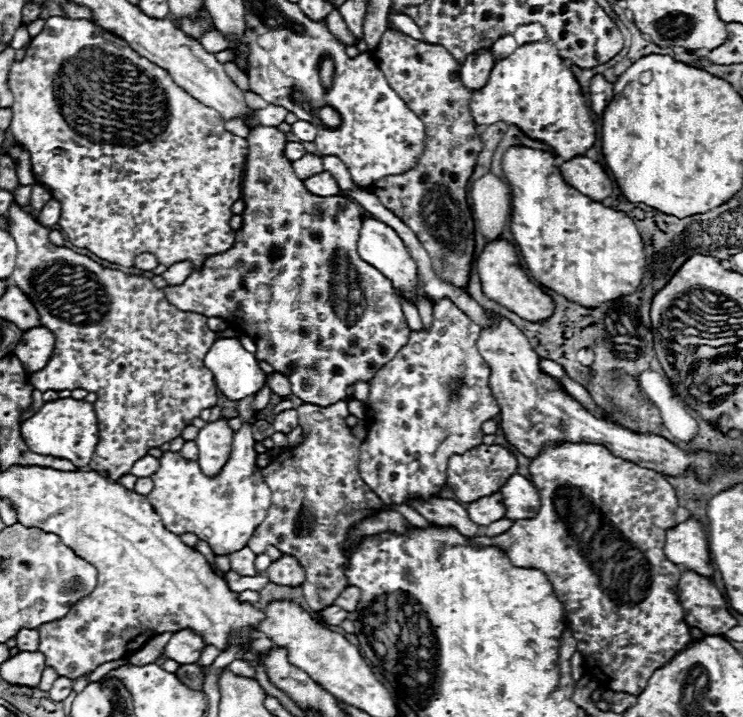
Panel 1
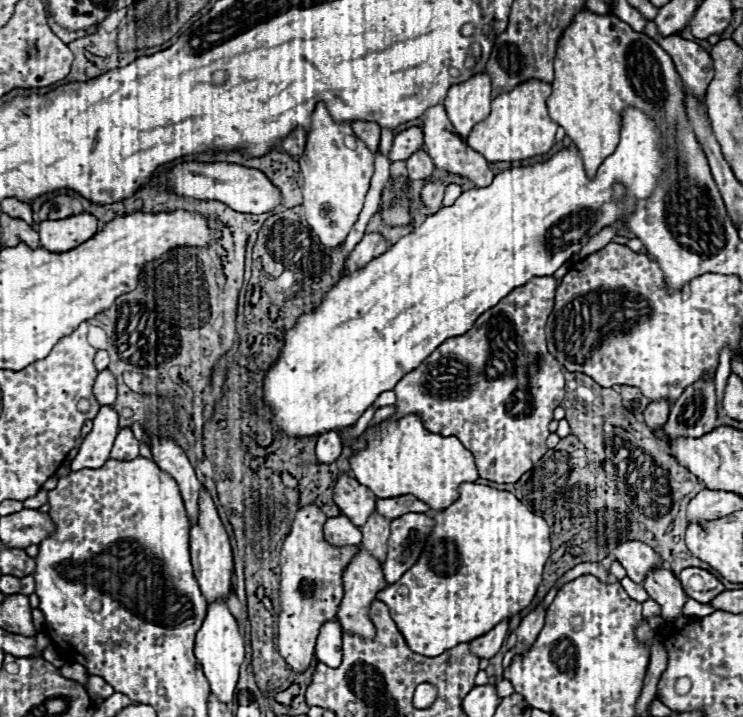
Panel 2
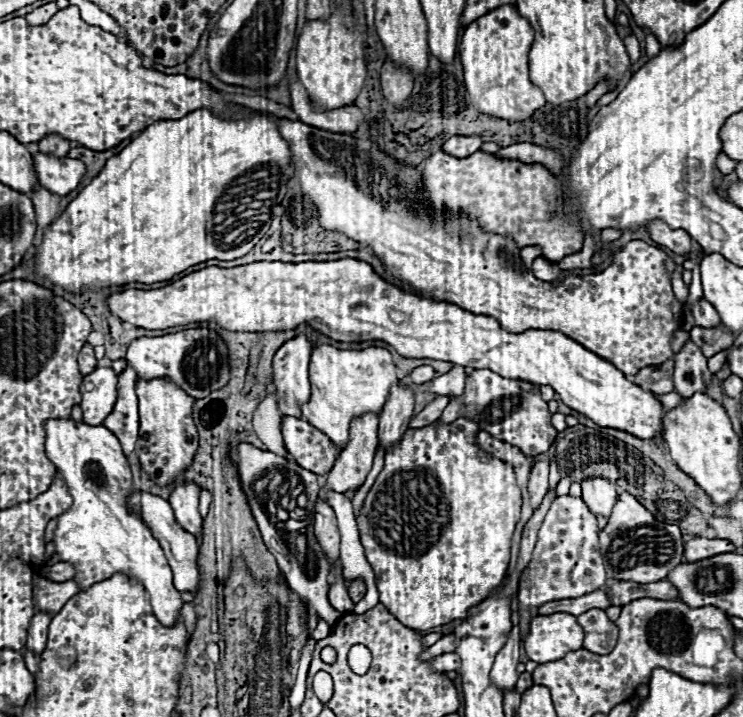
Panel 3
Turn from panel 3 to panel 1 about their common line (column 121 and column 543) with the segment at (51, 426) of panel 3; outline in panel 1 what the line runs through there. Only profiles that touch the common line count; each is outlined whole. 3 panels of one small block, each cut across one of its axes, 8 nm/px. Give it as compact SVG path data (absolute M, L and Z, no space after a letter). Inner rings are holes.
M560 442L554 448L544 446L540 450L540 454L534 456L532 462L530 462L530 476L532 476L532 484L536 486L536 490L540 494L540 510L538 510L538 514L534 518L516 520L512 524L512 528L506 530L500 536L492 536L492 538L488 538L488 536L476 536L476 538L472 538L470 546L476 546L476 548L496 546L496 548L500 548L508 556L508 560L516 568L542 570L548 576L548 580L552 582L558 600L564 604L568 624L572 628L574 638L578 640L578 648L576 650L582 652L582 656L592 656L594 658L594 664L586 664L590 668L592 676L598 682L602 682L612 692L628 692L628 694L638 696L642 690L646 690L648 680L654 674L654 670L660 668L664 662L668 662L678 650L686 648L686 644L692 640L688 624L684 620L684 612L682 612L682 608L678 604L678 596L676 596L676 588L678 588L678 580L680 580L680 568L674 562L670 562L664 556L664 550L662 550L664 542L666 542L666 528L672 528L676 524L676 518L674 518L674 512L678 508L676 492L674 492L674 488L668 484L668 480L662 474L658 474L654 470L648 470L648 468L642 468L642 466L638 466L634 462L624 460L624 458L618 458L608 448L604 448L600 444Z

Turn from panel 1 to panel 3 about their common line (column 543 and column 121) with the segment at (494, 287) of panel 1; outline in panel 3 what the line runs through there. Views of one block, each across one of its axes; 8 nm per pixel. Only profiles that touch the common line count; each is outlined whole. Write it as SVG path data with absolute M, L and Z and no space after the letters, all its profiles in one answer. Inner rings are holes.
M352 258L328 260L328 262L300 262L300 264L252 262L236 268L210 266L156 290L128 288L122 292L114 292L112 296L106 298L106 304L114 316L146 330L164 330L170 326L184 326L188 322L210 322L210 320L234 332L276 332L276 330L296 328L300 324L310 324L314 330L338 342L384 340L390 346L394 346L396 352L404 358L434 358L468 368L490 368L492 372L498 372L500 376L506 378L526 380L538 386L552 386L566 406L578 410L580 414L588 416L590 420L594 420L598 426L604 428L624 430L642 440L654 438L656 434L662 432L662 414L666 410L660 406L654 394L626 380L624 374L614 368L614 364L586 350L576 340L554 330L526 330L522 334L506 332L492 316L472 314L456 304L434 302L430 298L418 298L414 294L406 294L404 290L380 278L368 262ZM390 310L406 312L408 320L394 324L388 316Z

